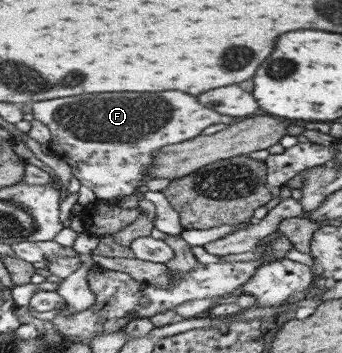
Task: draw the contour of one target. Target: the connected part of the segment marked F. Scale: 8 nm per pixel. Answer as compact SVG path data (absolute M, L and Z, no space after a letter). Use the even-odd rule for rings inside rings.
M160 91L160 93L102 93L102 95L76 95L76 97L60 97L56 99L46 99L40 101L31 101L28 103L28 107L31 107L31 114L33 115L34 120L38 120L40 123L43 123L49 129L49 141L48 146L51 151L51 154L58 157L60 161L64 161L70 166L71 174L74 176L74 179L78 179L79 185L84 185L88 187L95 197L98 197L100 200L105 200L108 202L116 201L116 198L124 197L125 195L130 195L136 192L136 186L147 178L146 169L152 167L152 155L164 146L172 146L176 143L192 139L200 135L200 132L208 125L230 125L234 119L227 115L220 115L220 113L204 107L196 100L196 96L193 95L184 95L180 91Z

